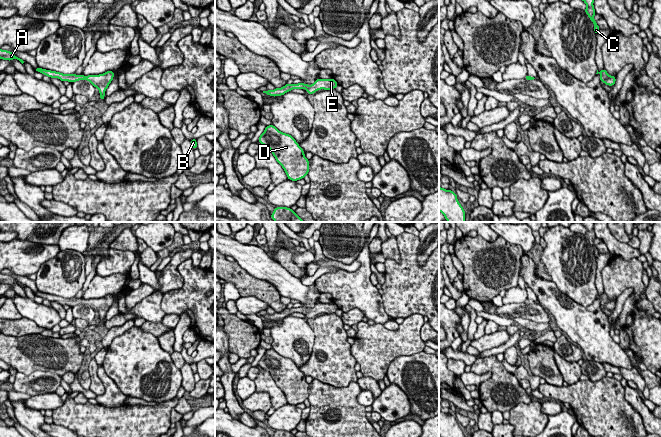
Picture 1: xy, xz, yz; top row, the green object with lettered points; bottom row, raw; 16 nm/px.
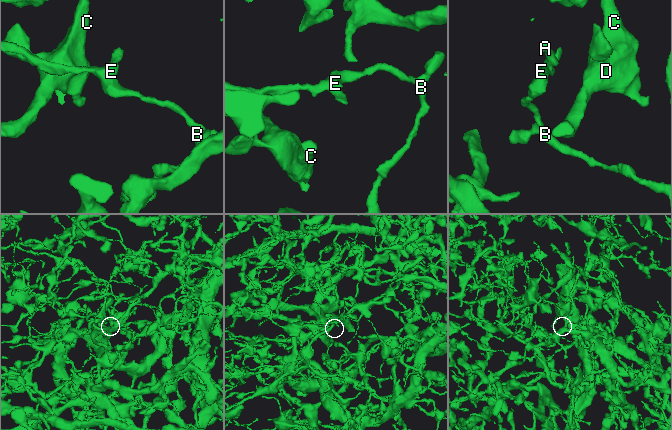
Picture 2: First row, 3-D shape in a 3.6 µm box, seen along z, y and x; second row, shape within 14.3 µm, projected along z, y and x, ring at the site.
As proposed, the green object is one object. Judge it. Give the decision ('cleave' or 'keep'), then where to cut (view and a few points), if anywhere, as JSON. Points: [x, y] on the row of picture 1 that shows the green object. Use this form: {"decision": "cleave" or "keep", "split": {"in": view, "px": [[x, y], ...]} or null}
{"decision": "keep", "split": null}

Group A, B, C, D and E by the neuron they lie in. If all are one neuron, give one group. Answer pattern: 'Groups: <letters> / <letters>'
Groups: A B C D E

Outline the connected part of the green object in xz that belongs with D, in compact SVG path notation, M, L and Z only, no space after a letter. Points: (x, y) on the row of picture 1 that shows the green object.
M268 125L258 141L270 149L289 180L297 181L308 175L309 160L291 135L279 131L274 125Z

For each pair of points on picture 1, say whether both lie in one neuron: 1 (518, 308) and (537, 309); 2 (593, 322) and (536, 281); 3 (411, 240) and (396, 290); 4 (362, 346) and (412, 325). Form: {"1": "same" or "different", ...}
{"1": "same", "2": "same", "3": "same", "4": "same"}

